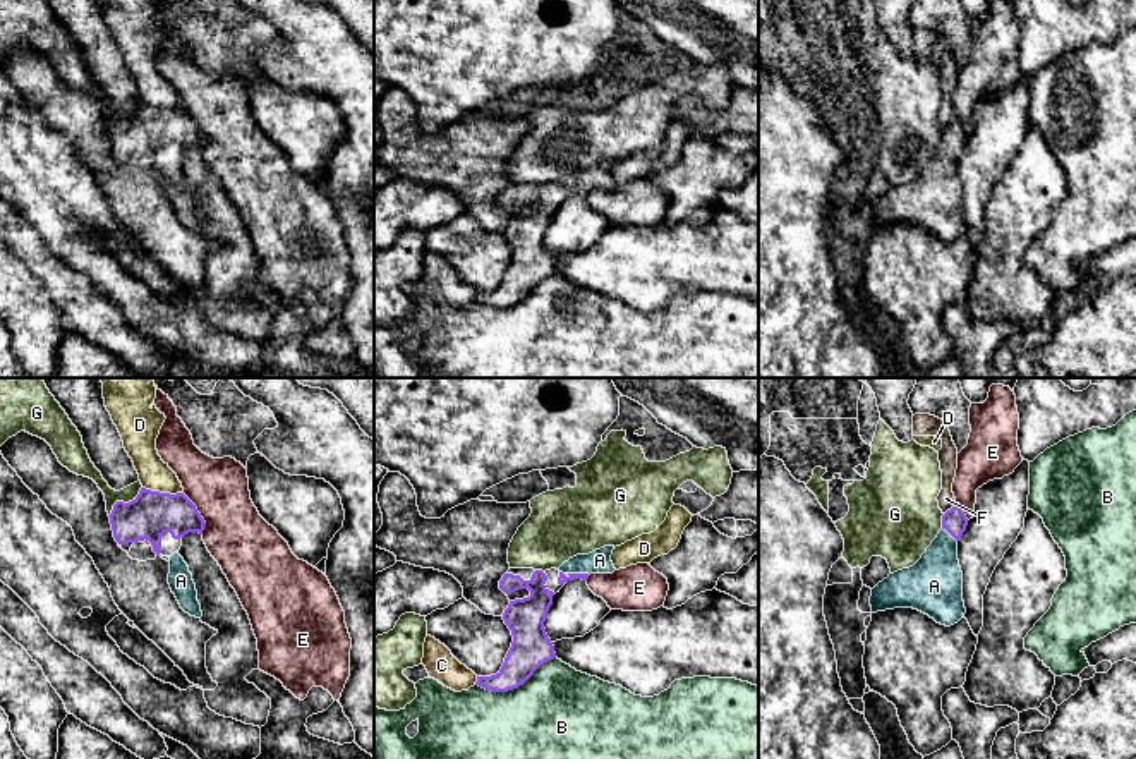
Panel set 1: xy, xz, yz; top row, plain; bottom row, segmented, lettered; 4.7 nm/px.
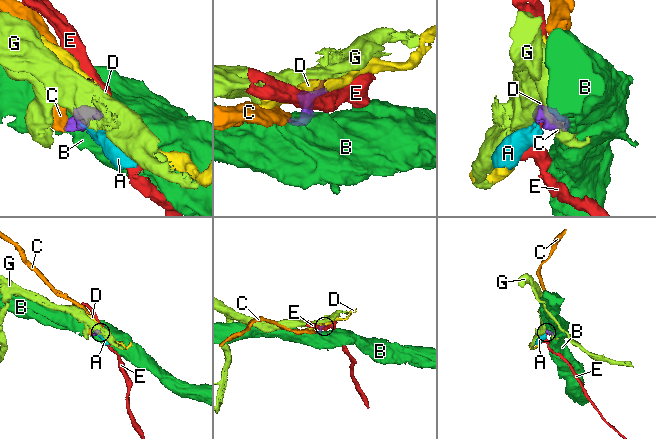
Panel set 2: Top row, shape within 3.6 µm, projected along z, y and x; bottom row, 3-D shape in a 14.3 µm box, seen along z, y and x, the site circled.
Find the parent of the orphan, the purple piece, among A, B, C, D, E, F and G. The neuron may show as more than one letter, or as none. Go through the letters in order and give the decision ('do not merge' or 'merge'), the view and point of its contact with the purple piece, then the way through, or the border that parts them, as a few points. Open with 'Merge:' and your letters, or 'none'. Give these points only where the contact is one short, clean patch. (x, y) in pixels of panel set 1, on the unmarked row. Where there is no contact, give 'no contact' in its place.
Merge: A
A: merge; meets purple in xz at (579, 189)
B: do not merge; meets purple in xz at (515, 303)
C: do not merge; meets purple in xz at (477, 296); border along xz (477, 292), (474, 299)
D: do not merge; meets purple in xy at (163, 109); border along xy (143, 102), (153, 107), (182, 109)
E: do not merge; meets purple in xy at (199, 129); border along xy (182, 109), (203, 134), (203, 148)
F: do not merge; meets purple in yz at (951, 124); border along yz (954, 119), (944, 129)
G: do not merge; meets purple in xy at (122, 117); border along xy (141, 102), (131, 115), (117, 117), (108, 131)

